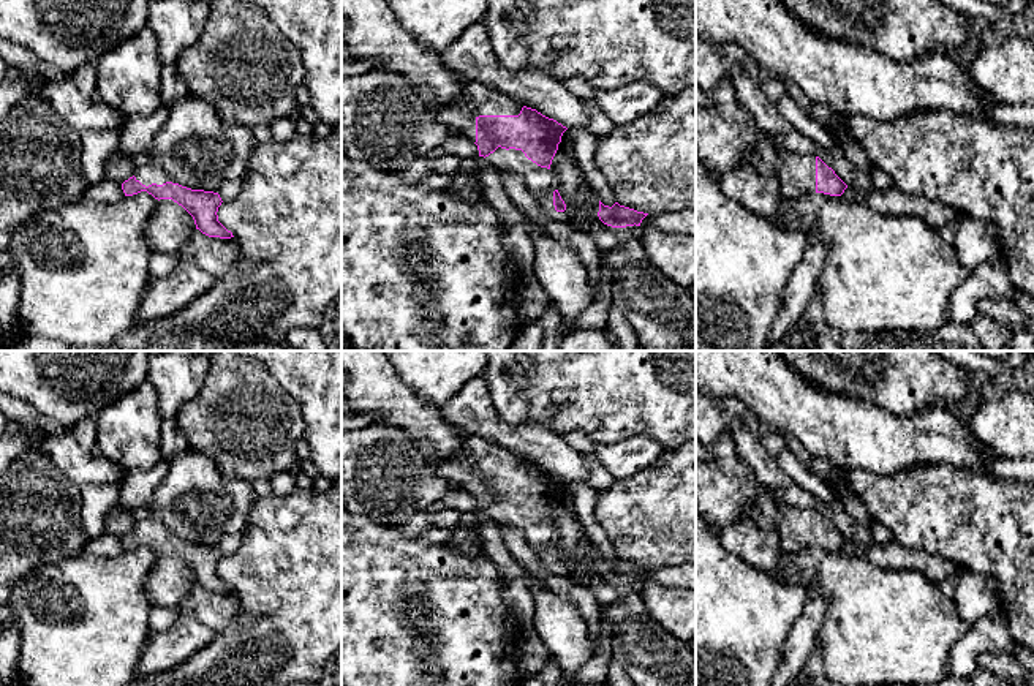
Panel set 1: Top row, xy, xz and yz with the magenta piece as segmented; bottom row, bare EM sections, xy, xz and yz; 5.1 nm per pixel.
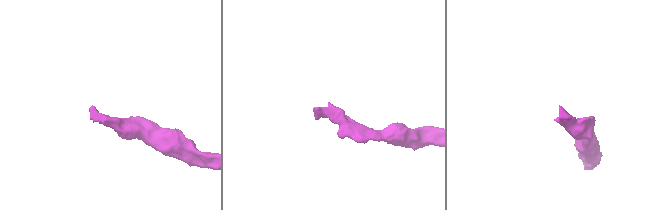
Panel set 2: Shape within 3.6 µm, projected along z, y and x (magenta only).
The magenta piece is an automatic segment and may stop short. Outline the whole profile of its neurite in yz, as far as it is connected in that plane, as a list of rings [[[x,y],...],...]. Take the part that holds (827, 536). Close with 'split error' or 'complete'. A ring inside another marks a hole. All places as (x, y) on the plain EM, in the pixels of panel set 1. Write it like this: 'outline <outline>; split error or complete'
outline [[[784,504],[779,511],[778,537],[781,553],[802,553],[814,547],[841,550],[847,539],[814,507],[795,509]]]; split error

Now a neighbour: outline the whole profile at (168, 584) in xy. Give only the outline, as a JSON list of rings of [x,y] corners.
[[[160,553],[144,586],[152,607],[175,607],[196,583],[193,571],[172,553]]]

